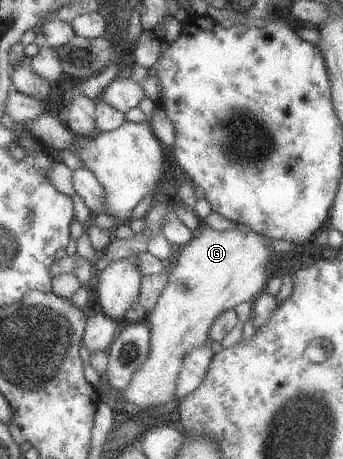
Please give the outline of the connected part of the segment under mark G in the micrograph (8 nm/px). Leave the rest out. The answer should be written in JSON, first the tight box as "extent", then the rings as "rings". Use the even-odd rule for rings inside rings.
{"extent":[117,224,273,411],"rings":[[[236,224],[227,231],[218,231],[208,225],[199,227],[193,239],[182,247],[179,257],[175,260],[175,267],[169,273],[167,285],[161,291],[155,307],[149,313],[149,333],[151,333],[151,349],[145,363],[135,371],[131,383],[125,391],[119,391],[117,401],[127,401],[148,411],[157,409],[162,405],[177,399],[177,375],[181,371],[183,355],[195,347],[203,347],[209,343],[209,330],[213,321],[224,311],[234,309],[243,301],[253,302],[256,297],[265,291],[268,282],[267,263],[271,261],[273,249],[269,245],[270,237],[257,235],[253,231],[241,231]]]}

